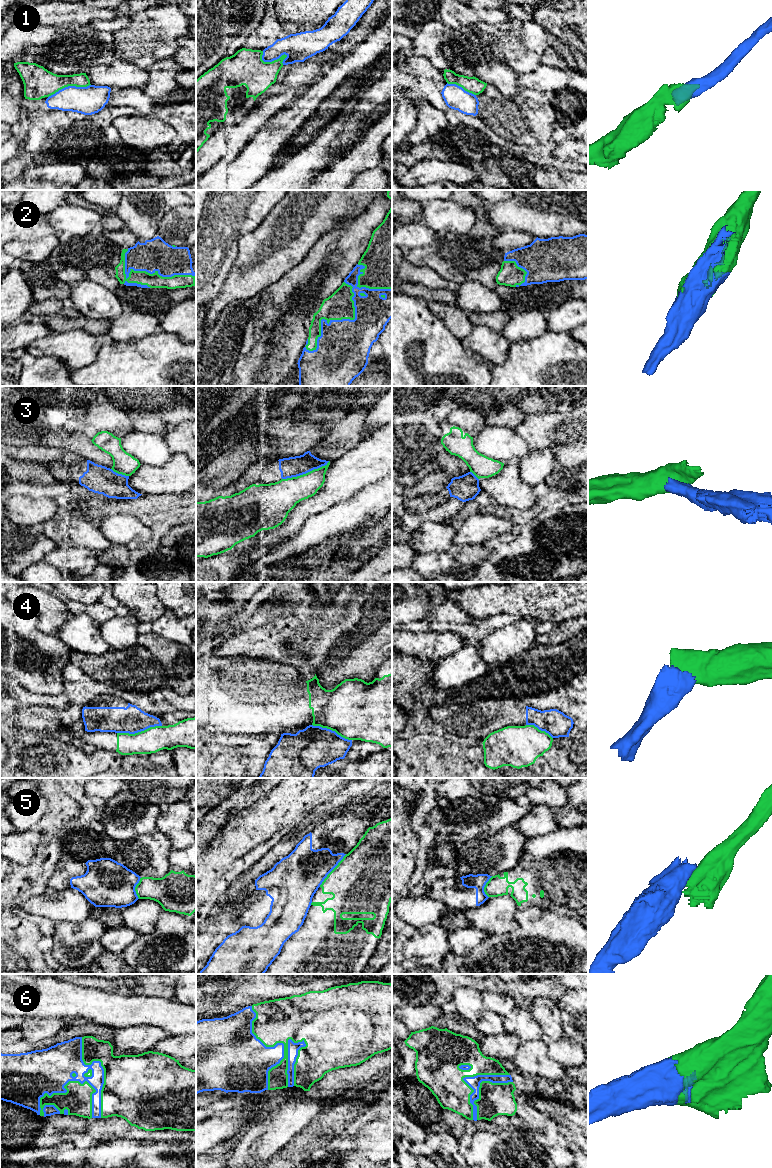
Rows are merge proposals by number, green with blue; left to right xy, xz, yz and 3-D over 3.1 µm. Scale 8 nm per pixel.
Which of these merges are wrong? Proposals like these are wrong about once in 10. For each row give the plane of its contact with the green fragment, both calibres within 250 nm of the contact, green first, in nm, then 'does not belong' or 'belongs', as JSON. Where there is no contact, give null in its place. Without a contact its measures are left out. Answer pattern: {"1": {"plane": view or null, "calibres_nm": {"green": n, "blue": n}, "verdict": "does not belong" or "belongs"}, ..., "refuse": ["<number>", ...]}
{"1": {"plane": "xy", "calibres_nm": {"green": 240, "blue": 220}, "verdict": "does not belong"}, "2": {"plane": "xy", "calibres_nm": {"green": 120, "blue": 260}, "verdict": "belongs"}, "3": {"plane": "xz", "calibres_nm": {"green": 240, "blue": 160}, "verdict": "does not belong"}, "4": {"plane": "xy", "calibres_nm": {"green": 200, "blue": 220}, "verdict": "does not belong"}, "5": {"plane": "xz", "calibres_nm": {"green": 480, "blue": 360}, "verdict": "does not belong"}, "6": {"plane": "yz", "calibres_nm": {"green": 360, "blue": 100}, "verdict": "belongs"}, "refuse": ["1", "3", "4", "5"]}

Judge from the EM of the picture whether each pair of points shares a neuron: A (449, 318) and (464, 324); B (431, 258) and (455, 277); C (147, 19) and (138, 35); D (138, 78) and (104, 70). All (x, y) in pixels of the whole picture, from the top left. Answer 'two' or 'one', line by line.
A: one
B: one
C: one
D: one

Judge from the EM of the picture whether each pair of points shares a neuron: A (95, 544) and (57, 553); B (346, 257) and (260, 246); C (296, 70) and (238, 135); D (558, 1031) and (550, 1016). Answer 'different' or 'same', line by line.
A: different
B: different
C: same
D: same

